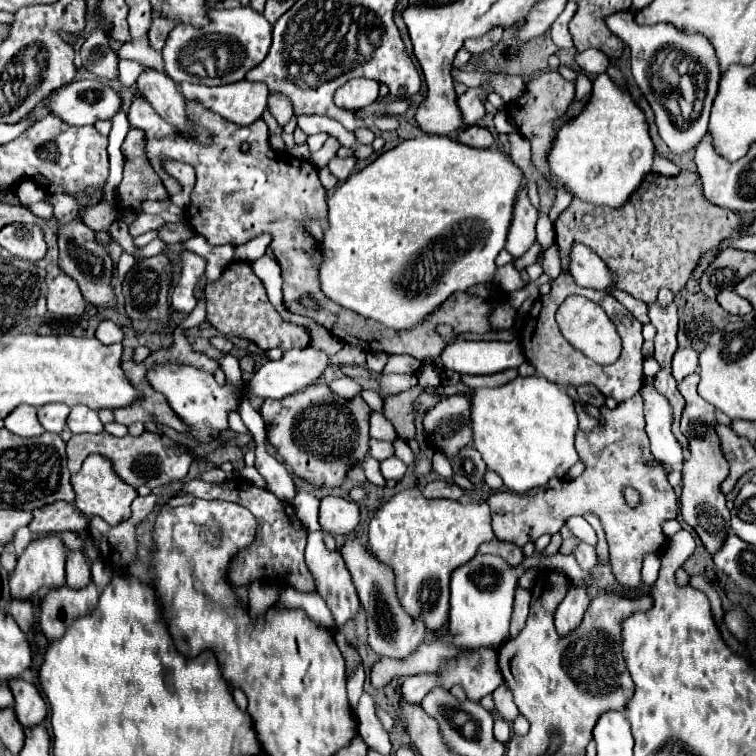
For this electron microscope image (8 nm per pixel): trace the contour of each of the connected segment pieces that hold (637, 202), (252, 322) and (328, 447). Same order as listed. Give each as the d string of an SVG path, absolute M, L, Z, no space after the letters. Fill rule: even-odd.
M650 172L620 208L594 206L574 196L554 224L562 268L564 272L568 268L568 248L580 240L604 260L614 274L614 286L634 298L646 304L654 302L662 286L678 294L688 282L700 256L716 248L720 240L730 236L742 224L732 210L720 208L720 214L708 214L710 210L714 210L714 204L704 200L700 178L692 172L680 172L672 178Z
M230 262L222 276L206 286L208 322L228 338L242 338L256 344L260 350L272 348L302 348L310 344L310 334L302 326L286 322L266 296L262 280L252 272L248 262Z
M326 384L308 386L306 390L292 394L284 400L266 400L262 404L262 418L266 422L266 434L268 442L278 450L278 454L284 458L286 466L294 470L300 478L312 482L312 484L326 484L326 486L340 486L346 470L356 462L362 460L368 454L368 418L370 418L370 406L356 396L354 400L346 402L330 392Z

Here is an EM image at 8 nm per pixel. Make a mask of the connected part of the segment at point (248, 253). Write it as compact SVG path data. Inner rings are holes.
M262 234L262 236L254 238L254 240L250 240L250 242L246 242L246 244L242 244L242 246L236 248L234 260L248 260L248 262L254 262L256 258L264 256L264 252L266 252L266 248L268 248L270 242L270 234Z

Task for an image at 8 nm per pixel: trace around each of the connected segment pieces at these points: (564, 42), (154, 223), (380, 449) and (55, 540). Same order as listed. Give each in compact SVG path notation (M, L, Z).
M568 2L566 8L564 8L564 12L556 18L556 22L554 22L552 28L550 28L552 40L554 40L554 44L556 44L558 48L574 48L572 36L570 36L570 32L568 32L568 22L570 22L572 16L576 14L576 8L578 8L576 2Z
M138 216L130 226L128 226L128 230L130 230L130 236L132 238L136 238L136 236L140 236L140 234L144 234L144 232L150 232L150 230L158 230L160 226L162 226L164 222L160 220L160 216Z
M372 440L372 442L370 442L370 456L372 456L372 458L376 458L378 461L394 456L394 446L392 446L392 442Z
M42 536L32 540L22 552L22 556L18 558L16 570L10 576L12 596L18 600L24 600L24 598L30 598L42 586L48 586L48 588L64 586L64 562L66 562L66 550L58 536Z

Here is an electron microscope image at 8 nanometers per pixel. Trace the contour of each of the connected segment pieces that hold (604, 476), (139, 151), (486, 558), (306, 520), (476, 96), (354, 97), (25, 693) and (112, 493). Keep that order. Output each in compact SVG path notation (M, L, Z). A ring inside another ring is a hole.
M640 394L632 396L630 400L624 400L622 404L618 404L616 410L608 410L604 406L604 408L600 408L604 424L598 424L592 432L578 432L576 434L576 450L586 464L586 470L578 478L572 478L568 482L566 480L550 480L546 486L534 488L524 494L514 494L510 490L500 490L500 492L490 494L488 504L492 510L494 536L502 542L512 542L516 546L524 546L526 542L534 542L542 534L556 534L560 530L560 526L572 514L594 512L604 527L607 544L610 546L610 564L612 564L612 572L614 572L618 584L628 586L628 588L640 586L640 568L642 568L644 556L650 552L660 552L666 546L666 536L662 532L662 524L666 520L672 520L678 516L678 500L676 500L672 486L666 480L666 472L656 466L646 466L646 462L652 460L654 456L650 454L650 442L648 442L648 436L644 430L646 422L644 422L644 408L642 406L644 406L644 402L642 402ZM624 486L632 486L640 492L640 496L644 496L644 500L640 502L640 508L628 508L624 504L624 500L620 496Z
M130 130L124 144L124 178L118 186L120 202L116 204L118 210L134 210L140 214L140 204L144 200L162 200L168 198L166 190L160 184L160 178L156 172L152 172L152 166L148 164L144 156L144 132Z
M561 553L544 556L532 555L524 559L522 564L516 568L508 568L508 564L504 564L504 560L500 560L500 556L492 556L492 554L476 554L468 564L456 568L452 572L452 580L450 580L450 614L448 614L448 630L452 636L452 644L460 650L478 650L478 648L490 648L490 646L500 646L504 640L508 640L508 626L510 626L510 616L512 616L512 602L514 602L514 590L516 584L523 572L528 568L547 568L566 574L569 580L574 579L574 584L584 583L589 585L592 576L584 572L576 562L572 554L563 555Z
M298 490L292 500L296 516L302 520L302 524L308 530L322 530L320 522L318 522L318 504L320 504L320 500L314 494L304 492L304 490Z
M472 88L466 94L458 96L458 104L468 126L476 126L484 118L486 114L484 100L486 100L486 92L482 88Z
M354 78L348 80L338 92L334 94L334 104L346 110L360 110L368 104L372 104L378 98L378 82L368 78Z
M22 678L8 680L8 688L12 690L12 696L14 696L12 708L18 722L24 728L42 724L46 718L46 702L40 696L38 688L32 682L26 682Z
M88 456L82 464L82 470L72 476L72 488L76 492L76 508L88 516L100 516L110 526L116 526L130 518L130 504L138 496L134 488L128 488L122 480L118 480L116 472L112 472L112 464L102 456Z

